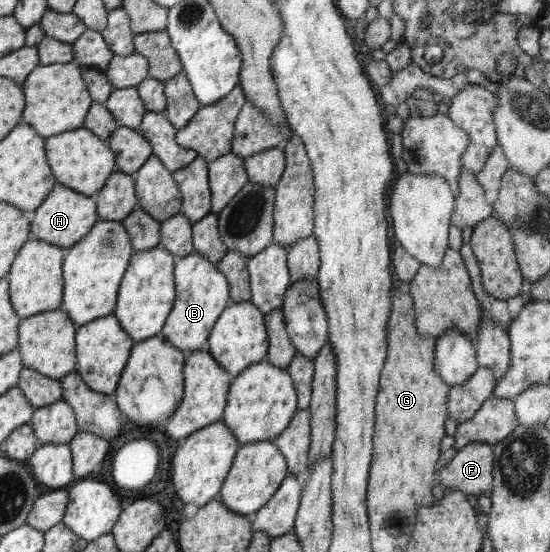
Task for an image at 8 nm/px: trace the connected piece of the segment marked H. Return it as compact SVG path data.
M57 183L51 188L43 203L30 214L31 240L43 240L68 249L87 235L98 220L97 206L90 196L77 193L66 185Z

